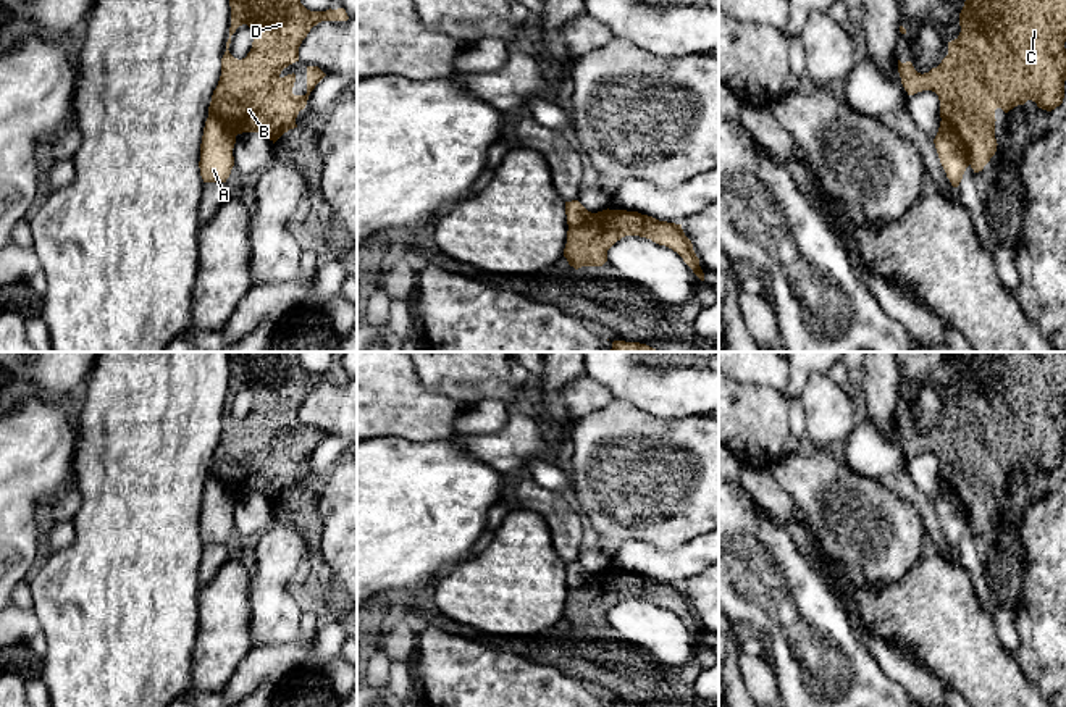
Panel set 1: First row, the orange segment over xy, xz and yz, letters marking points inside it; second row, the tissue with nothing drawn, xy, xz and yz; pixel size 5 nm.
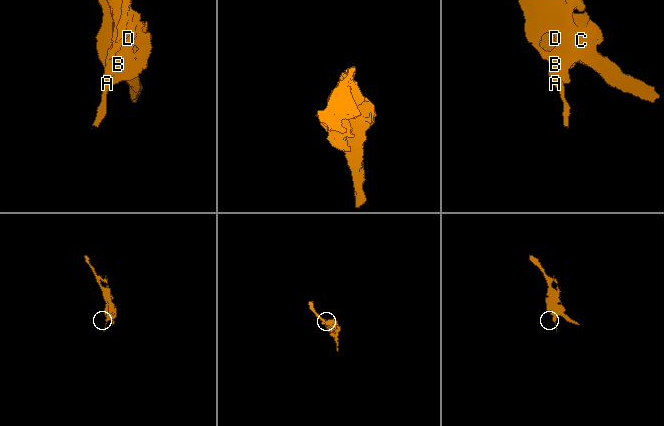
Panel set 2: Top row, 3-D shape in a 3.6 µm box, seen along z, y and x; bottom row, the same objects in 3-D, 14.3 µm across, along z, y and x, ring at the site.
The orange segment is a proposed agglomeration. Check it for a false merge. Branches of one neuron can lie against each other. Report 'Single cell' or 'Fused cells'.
Fused cells

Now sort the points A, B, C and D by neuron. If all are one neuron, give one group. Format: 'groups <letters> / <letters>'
groups A / B C D

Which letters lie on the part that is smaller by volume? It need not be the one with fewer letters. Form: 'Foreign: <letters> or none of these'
Foreign: A

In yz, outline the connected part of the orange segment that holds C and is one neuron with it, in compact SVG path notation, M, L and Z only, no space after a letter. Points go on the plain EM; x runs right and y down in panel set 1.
M966 352L959 374L959 397L948 404L948 416L929 434L917 434L911 423L898 421L898 434L908 457L932 452L940 462L940 479L961 499L974 534L984 531L997 513L995 471L1005 475L1027 462L1051 473L1063 465L1066 442L1066 352Z

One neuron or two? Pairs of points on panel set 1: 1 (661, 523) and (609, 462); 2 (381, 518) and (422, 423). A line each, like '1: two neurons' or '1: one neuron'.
1: one neuron
2: two neurons

